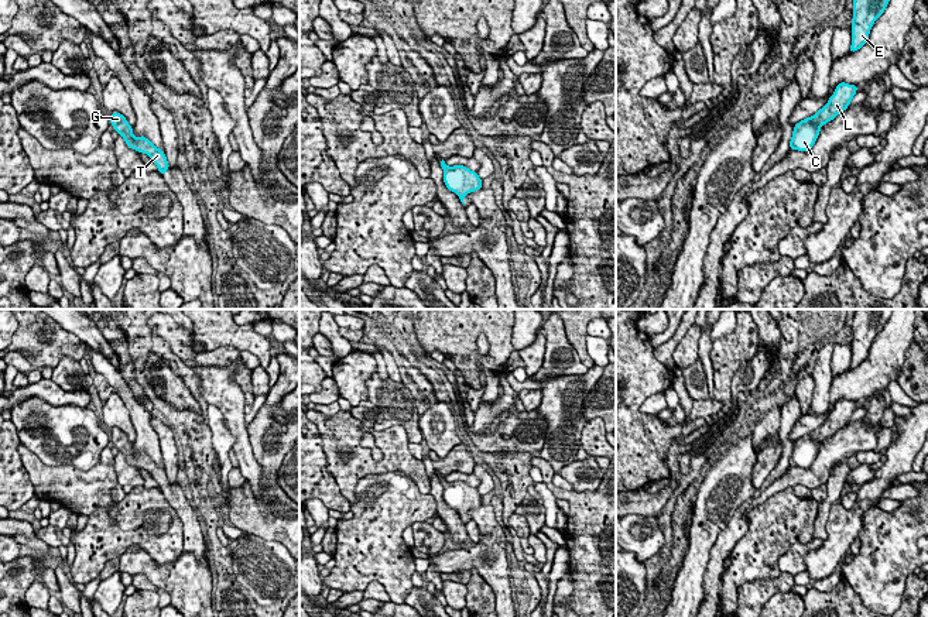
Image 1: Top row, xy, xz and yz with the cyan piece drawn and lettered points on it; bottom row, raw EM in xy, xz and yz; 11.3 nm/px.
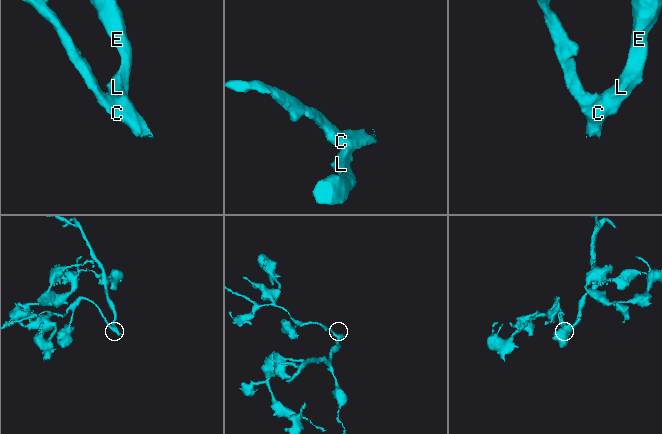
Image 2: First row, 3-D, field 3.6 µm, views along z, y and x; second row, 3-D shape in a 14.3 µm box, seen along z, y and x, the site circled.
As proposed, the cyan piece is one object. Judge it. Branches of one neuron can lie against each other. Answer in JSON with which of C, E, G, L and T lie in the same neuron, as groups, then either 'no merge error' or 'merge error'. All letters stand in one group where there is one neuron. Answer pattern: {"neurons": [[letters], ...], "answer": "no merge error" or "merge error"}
{"neurons": [["C", "E", "G", "L", "T"]], "answer": "no merge error"}

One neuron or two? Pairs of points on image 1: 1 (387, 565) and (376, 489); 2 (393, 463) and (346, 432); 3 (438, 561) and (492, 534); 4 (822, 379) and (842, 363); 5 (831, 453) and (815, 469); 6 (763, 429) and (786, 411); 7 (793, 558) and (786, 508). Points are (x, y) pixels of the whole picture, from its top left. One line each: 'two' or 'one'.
1: one
2: one
3: one
4: two
5: one
6: two
7: two

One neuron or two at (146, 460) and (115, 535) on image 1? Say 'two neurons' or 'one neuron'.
two neurons

